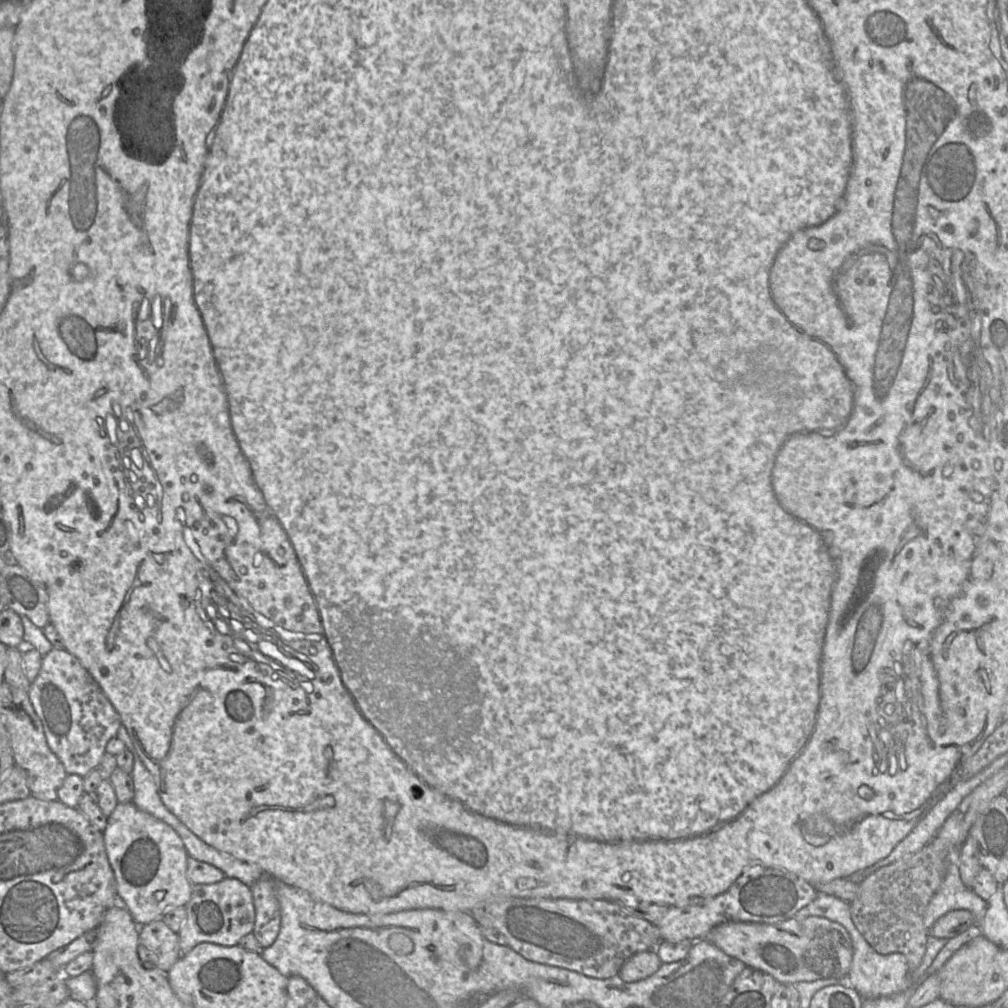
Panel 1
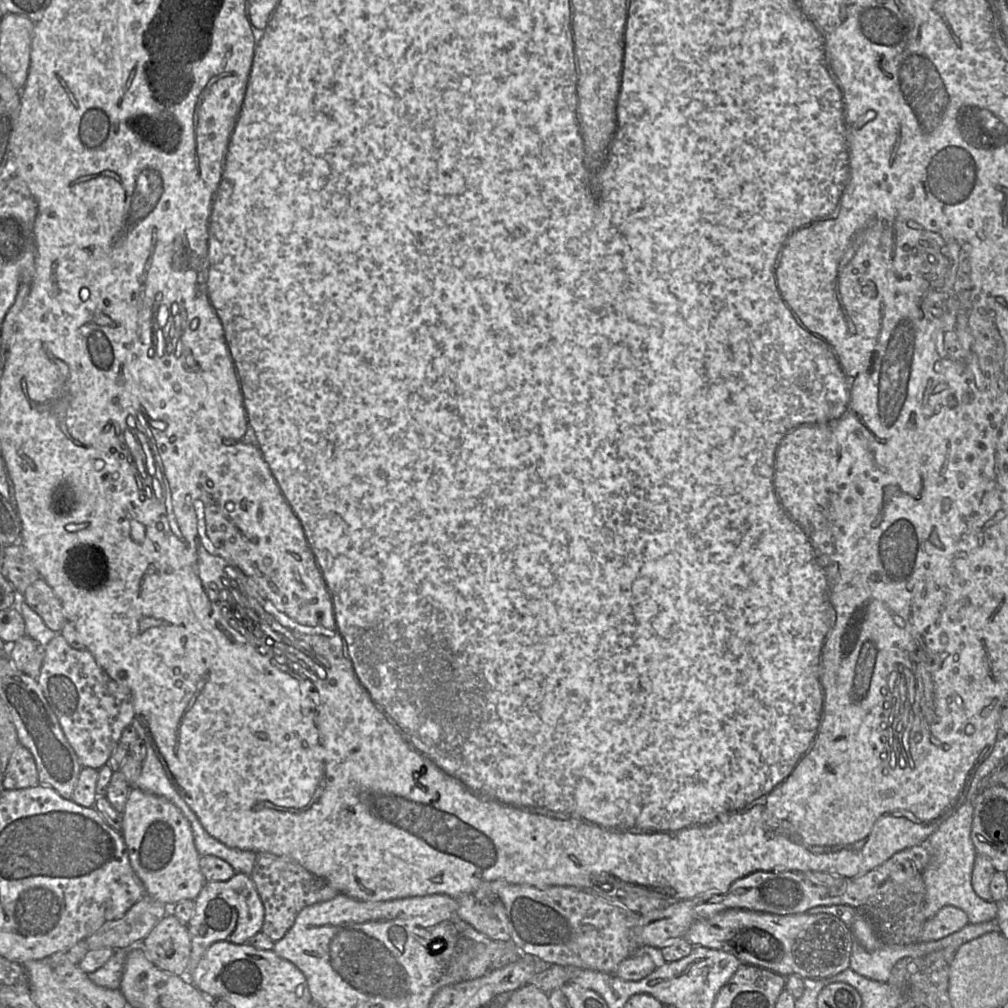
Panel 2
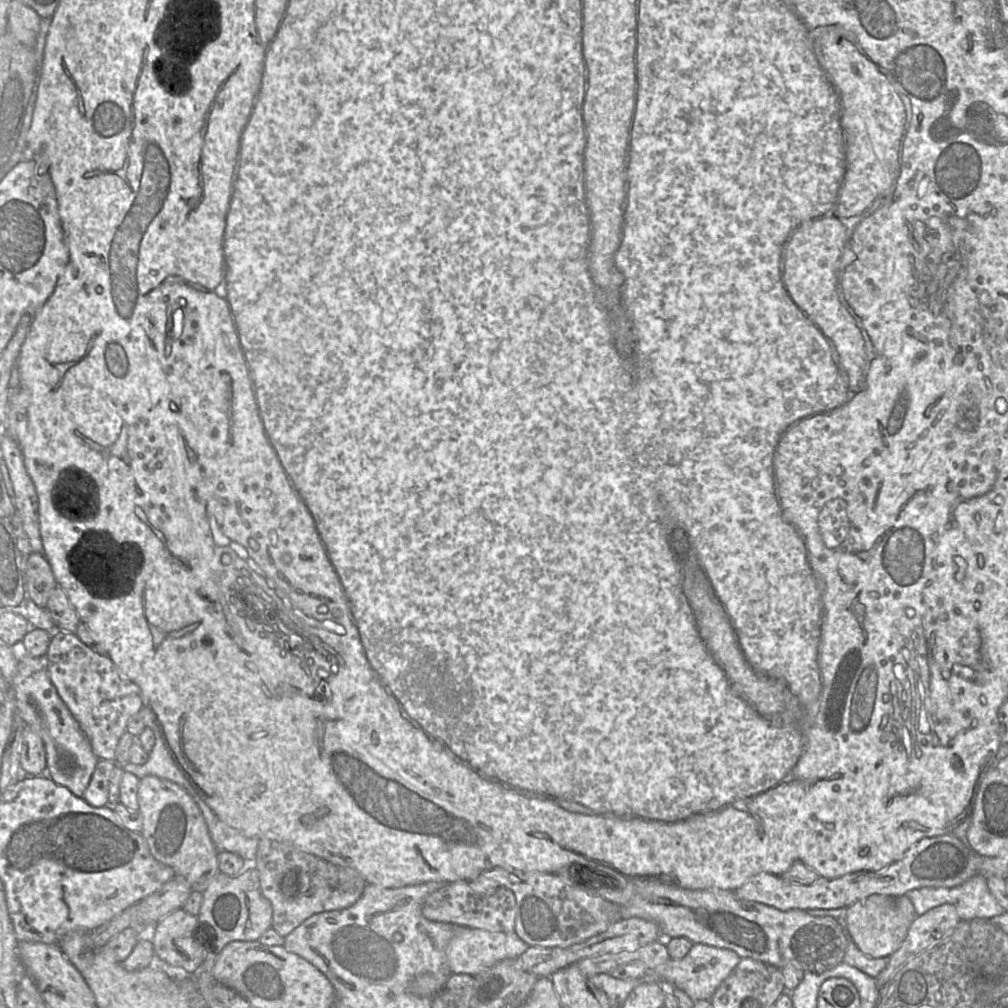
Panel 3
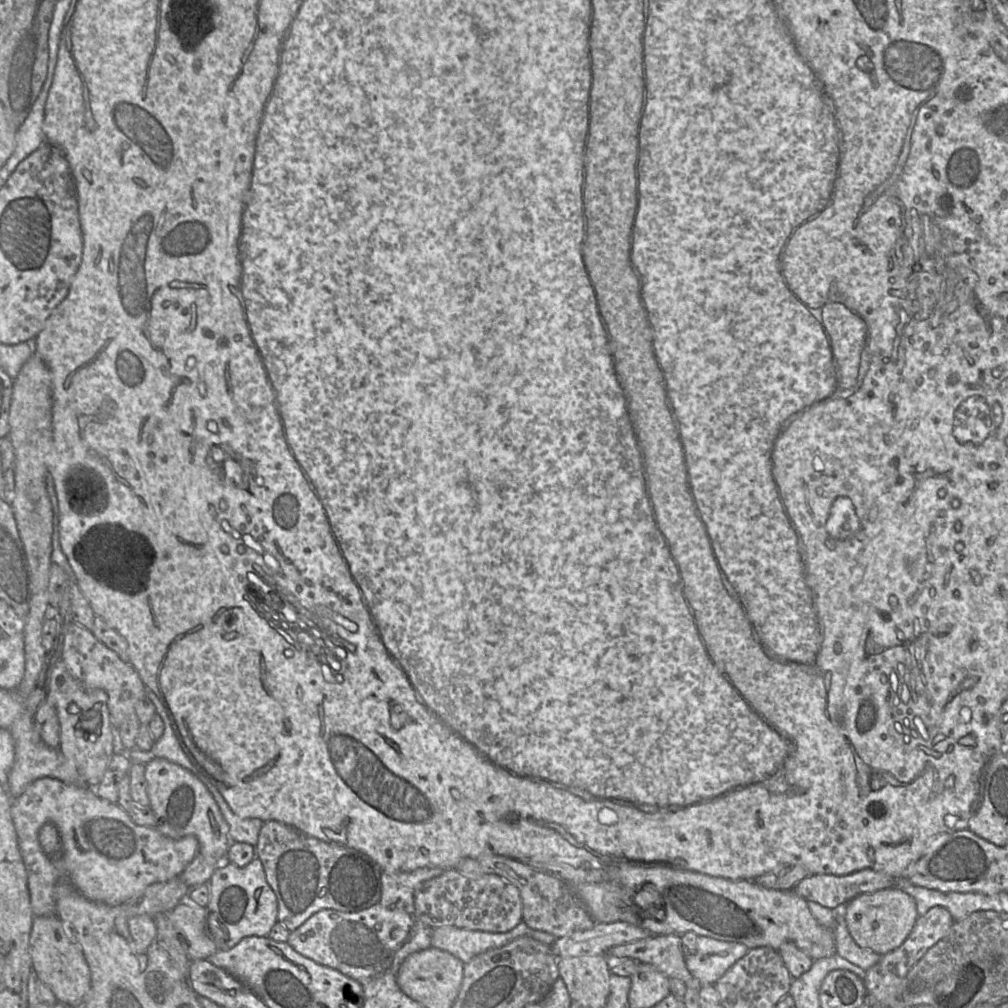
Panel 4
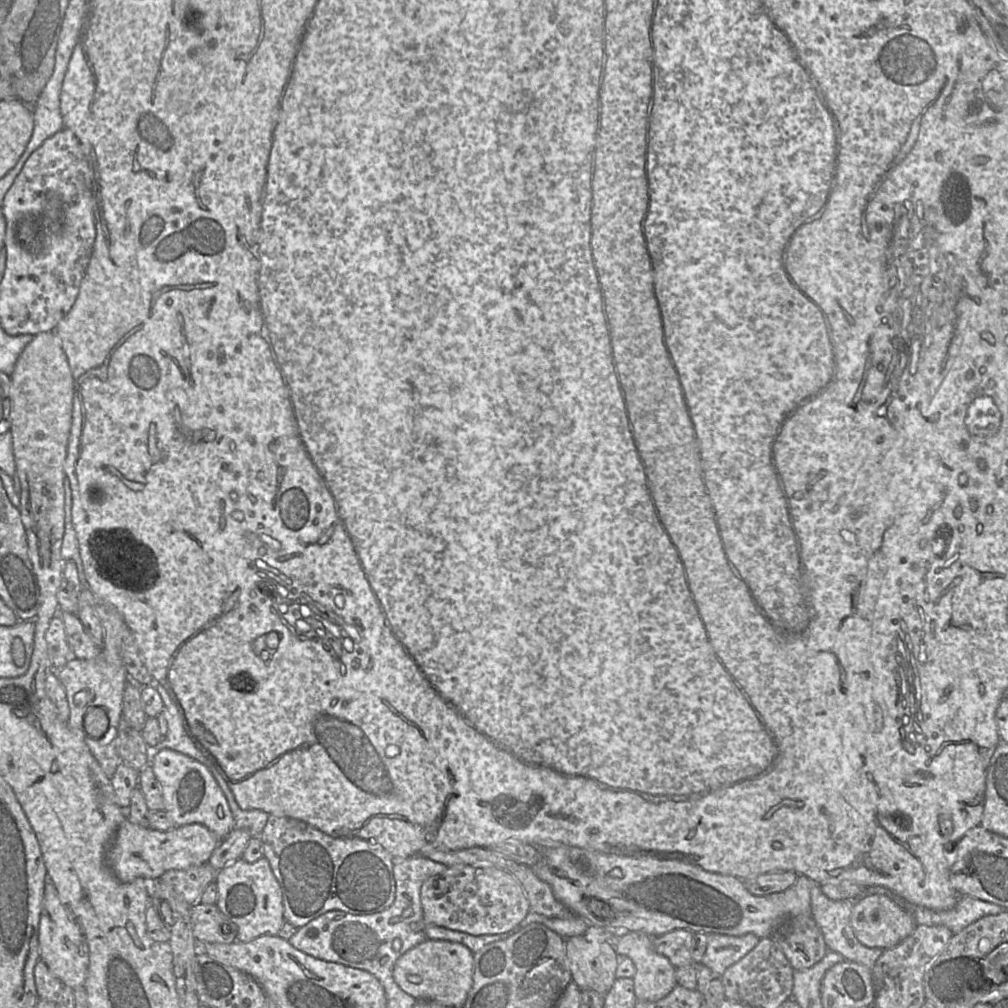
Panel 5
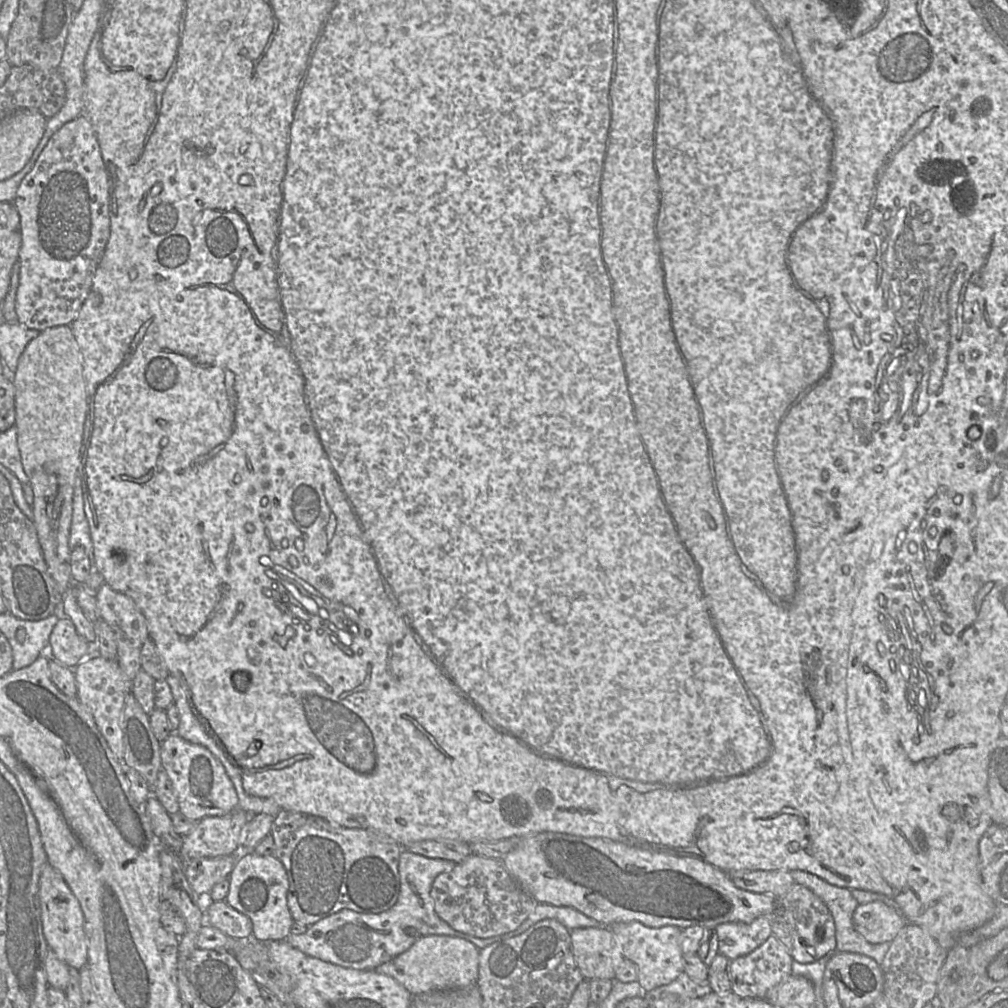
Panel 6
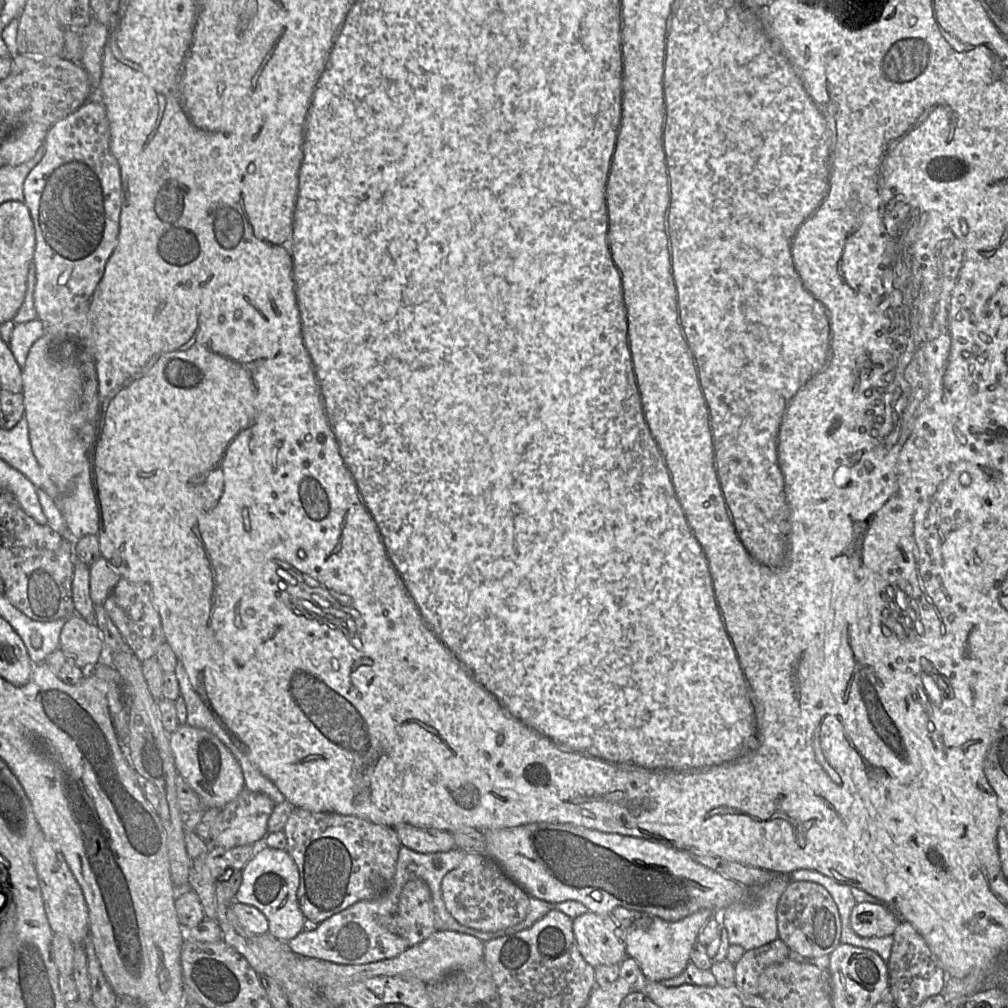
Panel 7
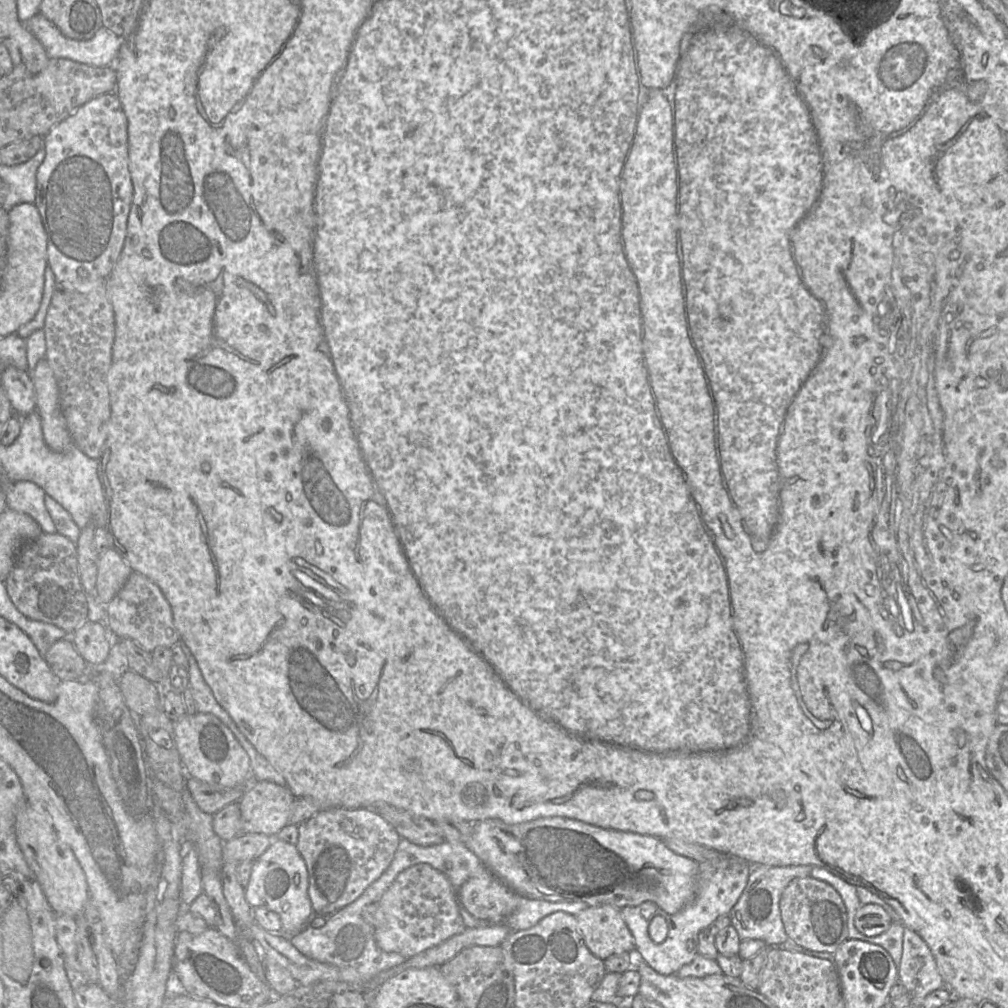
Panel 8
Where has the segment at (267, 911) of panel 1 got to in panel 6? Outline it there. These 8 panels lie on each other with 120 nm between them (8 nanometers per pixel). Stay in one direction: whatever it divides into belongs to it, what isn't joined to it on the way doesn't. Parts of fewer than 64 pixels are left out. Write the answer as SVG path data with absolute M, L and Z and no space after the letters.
M281 810L277 814L270 835L274 840L272 855L283 864L287 873L287 905L296 923L309 927L346 909L358 913L379 914L396 903L400 891L398 865L403 849L397 842L369 830L344 828L319 817L288 810Z

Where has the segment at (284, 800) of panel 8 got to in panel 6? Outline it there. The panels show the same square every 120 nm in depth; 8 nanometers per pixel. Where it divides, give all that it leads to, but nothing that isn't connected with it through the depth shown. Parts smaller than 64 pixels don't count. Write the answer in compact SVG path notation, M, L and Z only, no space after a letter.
M237 807L225 816L208 816L196 828L183 836L179 855L185 863L198 858L236 855L243 827L255 815Z

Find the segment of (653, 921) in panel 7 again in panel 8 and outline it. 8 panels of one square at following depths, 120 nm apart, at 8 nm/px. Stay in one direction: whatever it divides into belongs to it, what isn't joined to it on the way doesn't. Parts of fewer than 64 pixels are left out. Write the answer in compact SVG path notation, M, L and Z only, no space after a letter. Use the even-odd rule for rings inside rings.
M746 861L730 863L727 868L715 867L708 862L699 863L694 898L673 915L666 913L651 901L620 909L621 916L635 940L634 958L644 961L661 975L676 974L683 966L691 963L697 955L693 938L697 938L698 934L708 928L719 916L730 913L747 885L752 867ZM655 916L663 917L668 924L668 935L661 943L655 943L649 936L649 924Z

